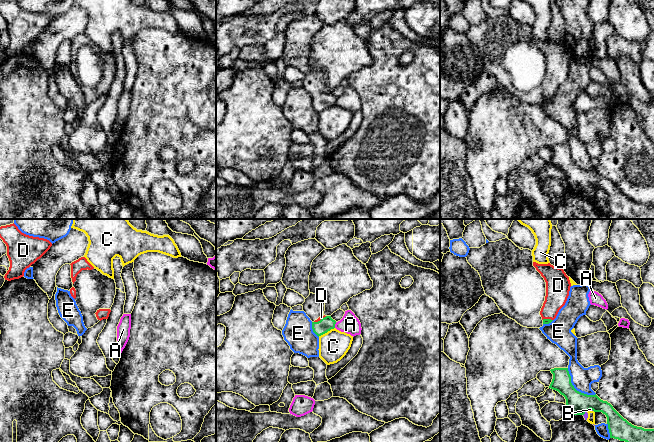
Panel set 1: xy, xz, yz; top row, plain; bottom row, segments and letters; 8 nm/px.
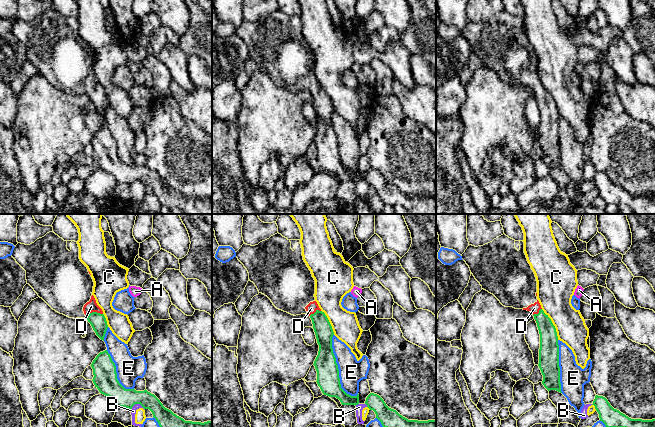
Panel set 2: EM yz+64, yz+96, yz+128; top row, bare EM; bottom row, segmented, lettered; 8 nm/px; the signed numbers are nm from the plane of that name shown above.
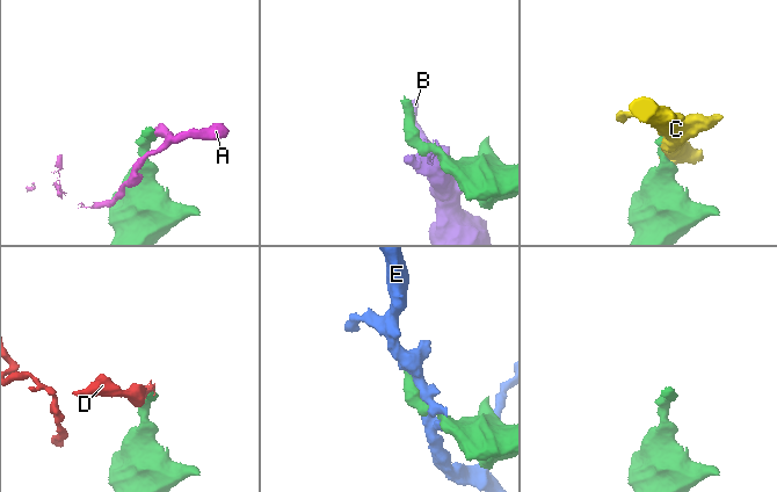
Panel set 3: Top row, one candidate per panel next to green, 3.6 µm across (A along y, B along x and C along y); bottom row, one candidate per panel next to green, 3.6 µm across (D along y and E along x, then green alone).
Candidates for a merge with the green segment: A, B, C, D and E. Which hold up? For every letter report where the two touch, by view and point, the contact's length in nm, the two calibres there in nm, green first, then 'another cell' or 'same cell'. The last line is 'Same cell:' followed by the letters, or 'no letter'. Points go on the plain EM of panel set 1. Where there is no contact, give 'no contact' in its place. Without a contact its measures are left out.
A: meets green in xz at (334, 101); contact 50 nm long; 120 nm thick on the green side, 160 nm on the other; another cell
B: meets green in yz at (587, 186); contact 100 nm long; 180 nm thick on the green side, 20 nm on the other; another cell
C: meets green in xz at (326, 108); contact 150 nm long; 120 nm thick on the green side, 240 nm on the other; another cell
D: meets green in xz at (321, 95); contact 120 nm long; 120 nm thick on the green side, 20 nm on the other; same cell
E: meets green in yz at (574, 164); contact 320 nm long; 180 nm thick on the green side, 180 nm on the other; another cell
Same cell: D

